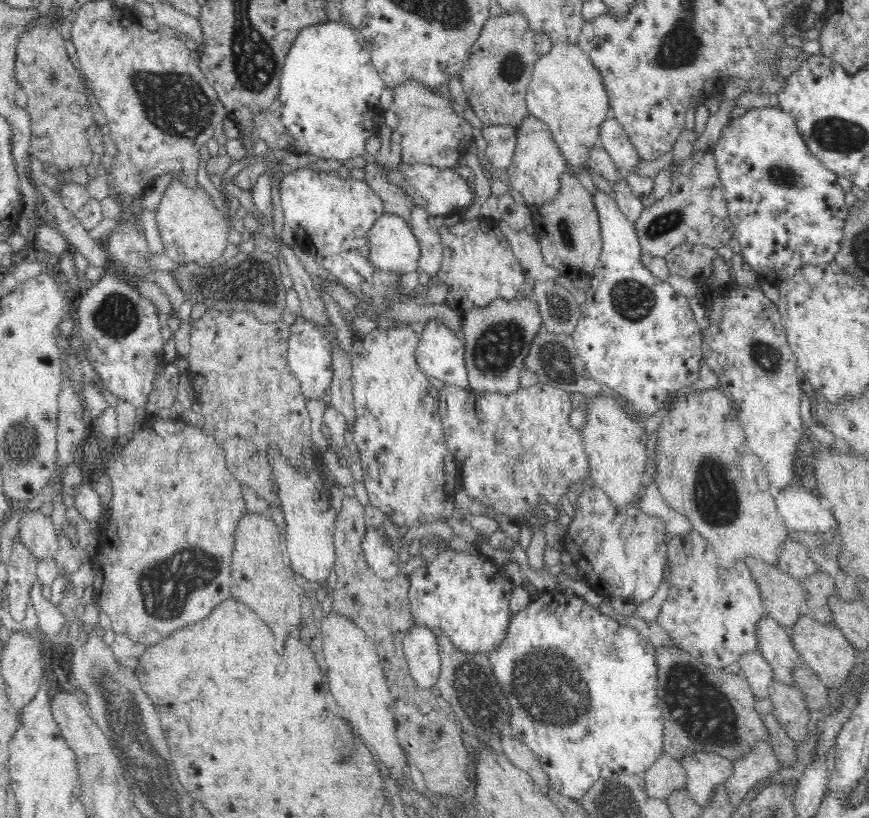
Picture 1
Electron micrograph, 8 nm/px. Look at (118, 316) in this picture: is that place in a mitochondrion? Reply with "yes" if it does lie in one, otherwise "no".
yes

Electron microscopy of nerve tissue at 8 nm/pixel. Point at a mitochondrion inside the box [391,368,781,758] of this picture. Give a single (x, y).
(551, 692)

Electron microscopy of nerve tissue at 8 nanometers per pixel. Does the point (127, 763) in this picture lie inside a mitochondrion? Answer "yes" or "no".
no

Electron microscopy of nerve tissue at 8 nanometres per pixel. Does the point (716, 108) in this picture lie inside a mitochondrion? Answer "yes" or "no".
no

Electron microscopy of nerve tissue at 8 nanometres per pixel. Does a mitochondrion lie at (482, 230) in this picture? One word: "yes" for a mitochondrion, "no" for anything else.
no

